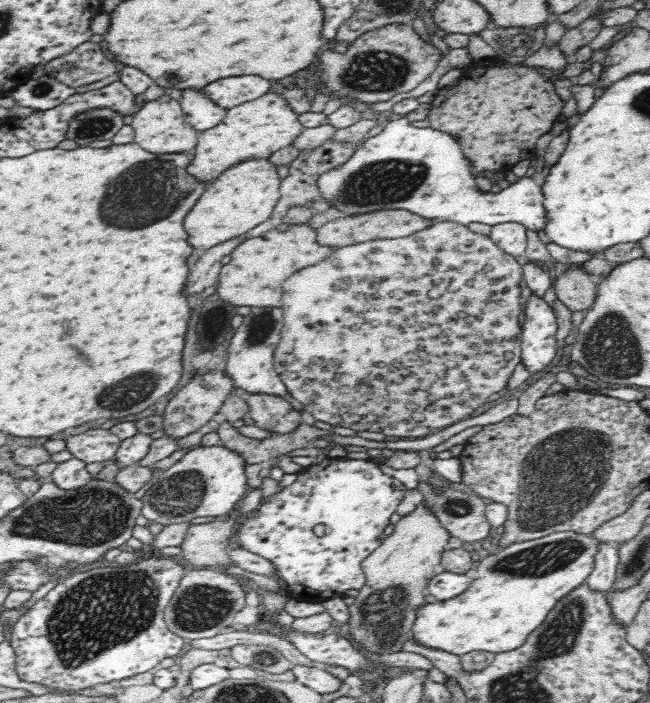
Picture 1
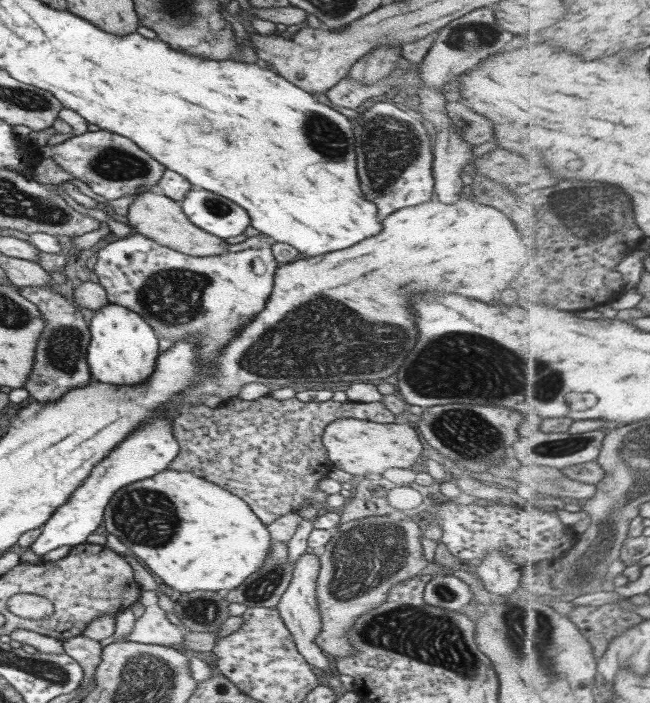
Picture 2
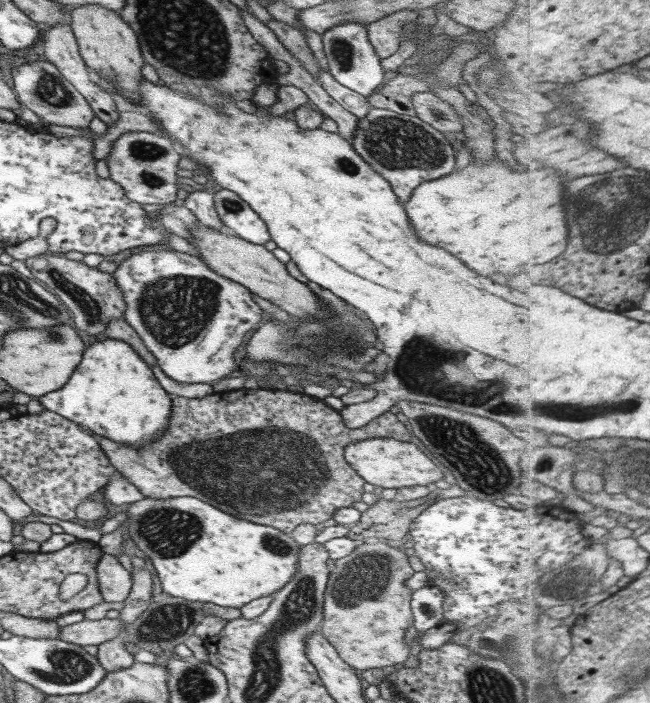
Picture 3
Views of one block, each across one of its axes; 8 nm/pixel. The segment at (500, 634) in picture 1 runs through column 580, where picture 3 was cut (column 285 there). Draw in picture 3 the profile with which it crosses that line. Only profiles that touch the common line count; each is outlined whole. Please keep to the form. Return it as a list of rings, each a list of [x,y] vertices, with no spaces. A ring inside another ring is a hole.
[[[192,496],[170,499],[143,497],[129,503],[125,511],[124,535],[151,561],[162,591],[169,596],[238,609],[267,595],[275,594],[297,570],[297,544],[288,534],[245,522],[225,514]]]

